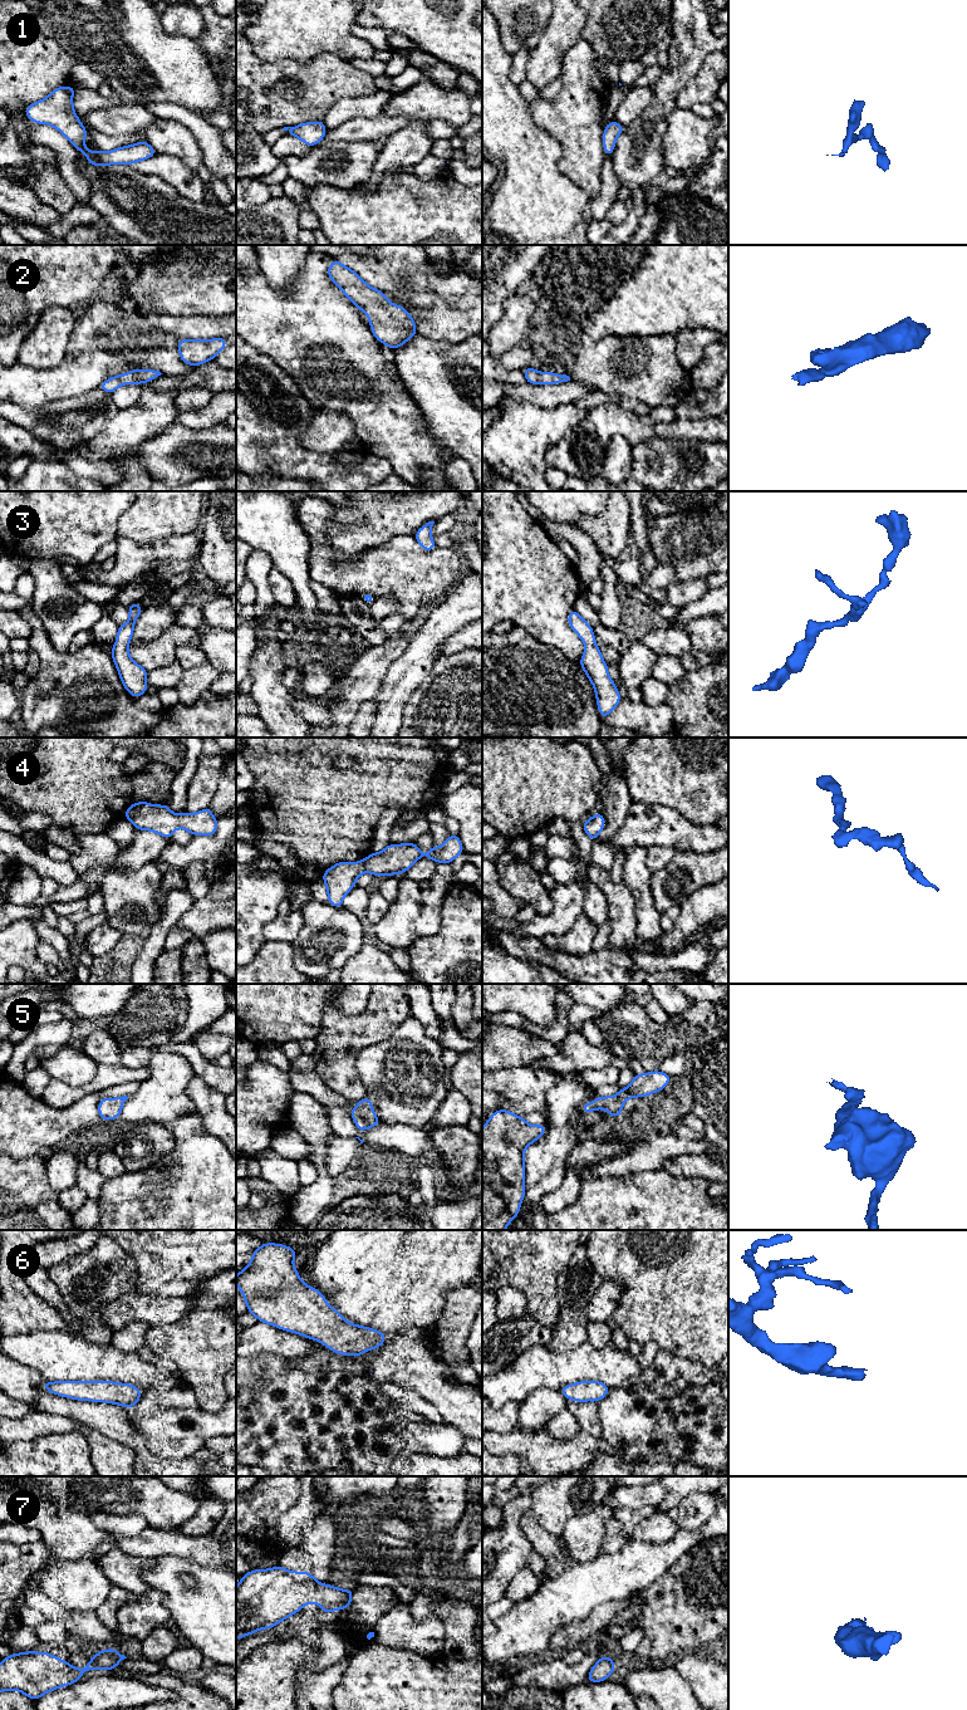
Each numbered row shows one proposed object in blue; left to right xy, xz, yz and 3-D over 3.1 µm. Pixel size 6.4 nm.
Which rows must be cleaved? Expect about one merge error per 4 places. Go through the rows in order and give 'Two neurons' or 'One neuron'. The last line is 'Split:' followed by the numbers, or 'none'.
1: One neuron
2: One neuron
3: One neuron
4: One neuron
5: One neuron
6: One neuron
7: One neuron
Split: none

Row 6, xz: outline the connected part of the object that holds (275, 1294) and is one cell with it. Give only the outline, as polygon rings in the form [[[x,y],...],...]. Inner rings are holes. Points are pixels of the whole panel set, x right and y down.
[[[265,1243],[252,1253],[250,1264],[236,1275],[246,1309],[262,1323],[318,1341],[339,1354],[360,1358],[364,1351],[382,1346],[387,1334],[344,1321],[342,1313],[330,1308],[316,1288],[308,1287],[300,1279],[293,1264],[295,1255],[295,1249],[273,1243]]]

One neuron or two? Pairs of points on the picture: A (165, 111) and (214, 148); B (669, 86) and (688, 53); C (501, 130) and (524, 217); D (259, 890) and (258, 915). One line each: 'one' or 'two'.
A: one
B: one
C: one
D: one

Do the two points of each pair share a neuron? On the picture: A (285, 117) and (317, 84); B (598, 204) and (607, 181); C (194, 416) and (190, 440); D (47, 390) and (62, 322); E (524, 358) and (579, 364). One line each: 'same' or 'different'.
A: same
B: same
C: different
D: different
E: same

